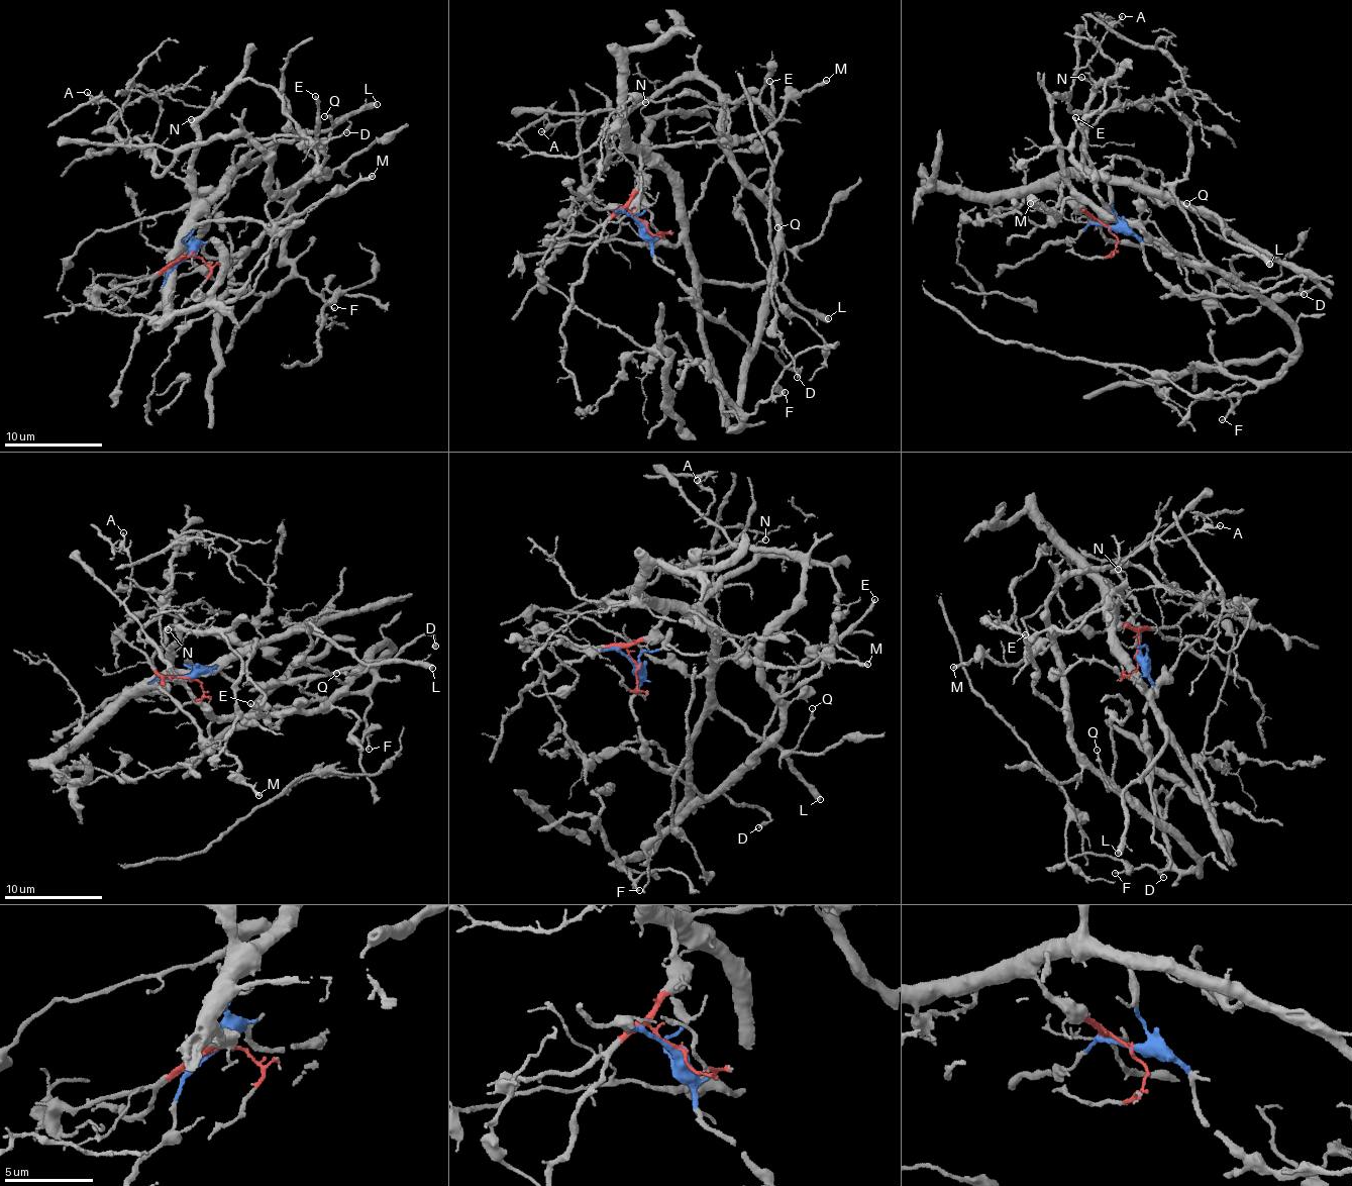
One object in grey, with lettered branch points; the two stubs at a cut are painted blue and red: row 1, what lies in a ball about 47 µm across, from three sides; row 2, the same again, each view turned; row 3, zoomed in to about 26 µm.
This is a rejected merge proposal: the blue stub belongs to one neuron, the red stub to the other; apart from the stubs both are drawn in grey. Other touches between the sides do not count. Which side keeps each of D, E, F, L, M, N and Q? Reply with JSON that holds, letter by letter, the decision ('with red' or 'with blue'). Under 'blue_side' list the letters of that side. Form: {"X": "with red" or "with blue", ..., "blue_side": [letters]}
{"D": "with blue", "E": "with blue", "F": "with blue", "L": "with red", "M": "with red", "N": "with red", "Q": "with red", "blue_side": ["D", "E", "F"]}

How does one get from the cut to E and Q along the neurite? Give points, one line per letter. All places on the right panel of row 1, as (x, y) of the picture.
E: (1108, 225), (1127, 227), (1151, 271), (1198, 299), (1251, 295), (1222, 272), (1194, 269), (1104, 204), (1074, 116)
Q: (1108, 226), (1065, 198), (1058, 182), (1100, 178), (1171, 192), (1180, 202), (1213, 214), (1224, 238), (1187, 202)

